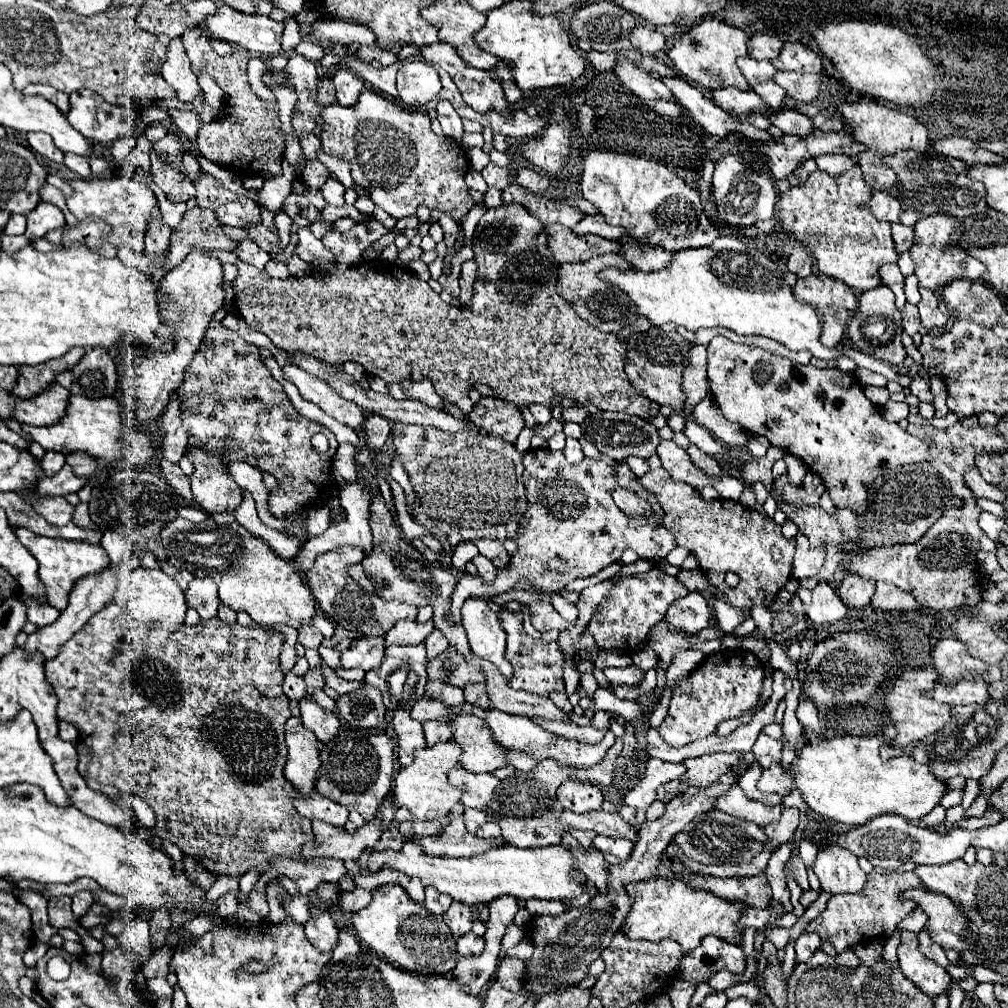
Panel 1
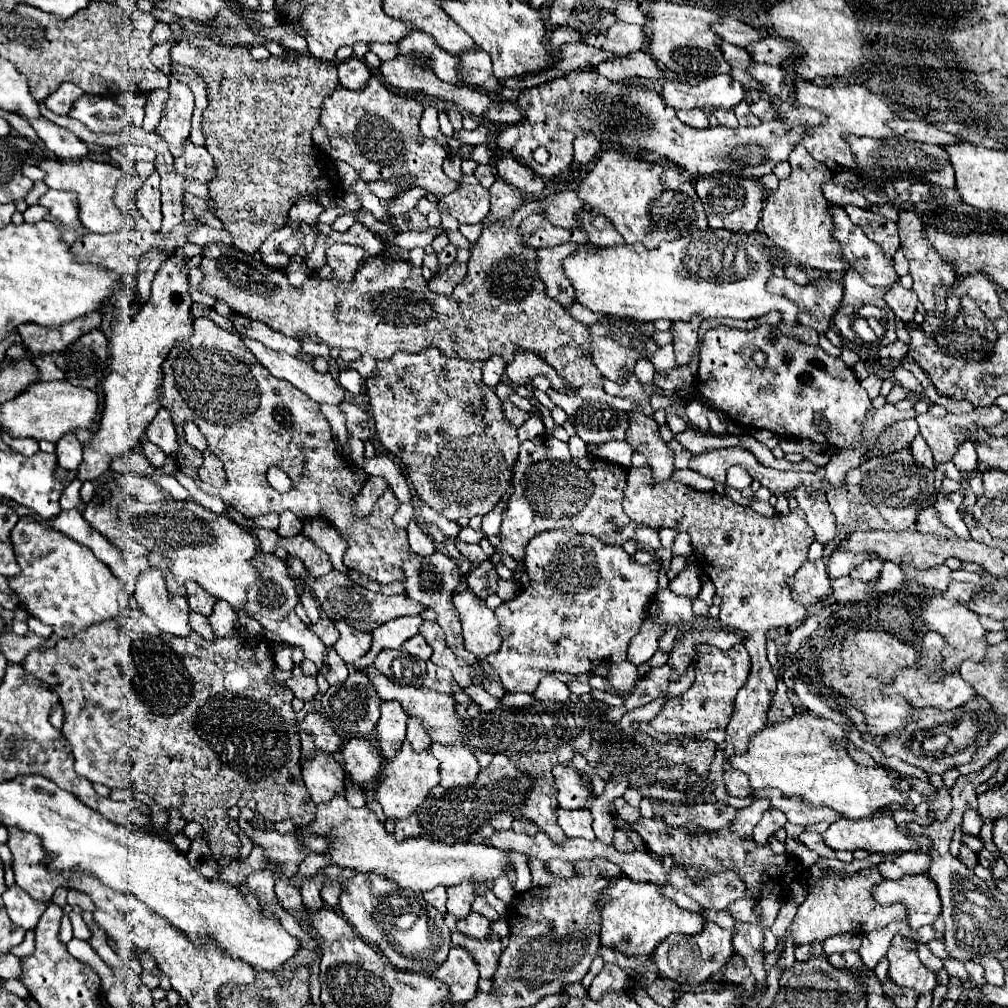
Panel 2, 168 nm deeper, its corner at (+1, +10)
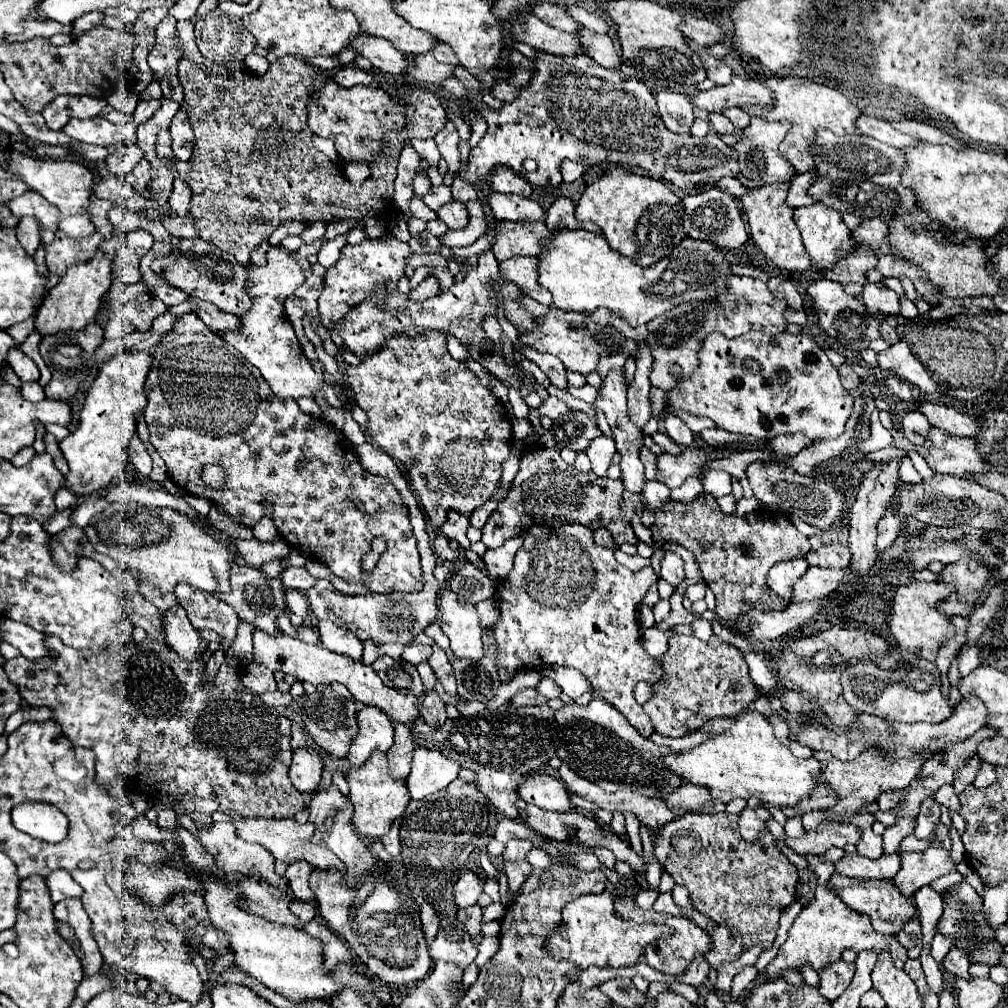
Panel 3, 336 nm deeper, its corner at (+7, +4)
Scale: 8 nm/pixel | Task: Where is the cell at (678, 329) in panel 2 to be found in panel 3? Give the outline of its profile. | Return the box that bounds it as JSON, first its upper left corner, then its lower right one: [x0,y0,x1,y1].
[649,276,789,390]

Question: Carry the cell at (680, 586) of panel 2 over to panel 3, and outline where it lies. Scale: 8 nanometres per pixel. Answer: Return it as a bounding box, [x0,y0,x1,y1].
[661,552,685,588]

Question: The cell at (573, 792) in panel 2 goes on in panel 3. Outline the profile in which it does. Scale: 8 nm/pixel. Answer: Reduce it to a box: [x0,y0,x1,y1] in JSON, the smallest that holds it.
[519,774,571,812]

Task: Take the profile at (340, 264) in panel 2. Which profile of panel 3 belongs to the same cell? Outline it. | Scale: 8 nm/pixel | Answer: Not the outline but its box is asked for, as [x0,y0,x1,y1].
[319,238,411,328]

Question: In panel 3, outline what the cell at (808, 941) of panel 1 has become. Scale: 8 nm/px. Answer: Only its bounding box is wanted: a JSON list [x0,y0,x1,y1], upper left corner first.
[800,963,820,986]

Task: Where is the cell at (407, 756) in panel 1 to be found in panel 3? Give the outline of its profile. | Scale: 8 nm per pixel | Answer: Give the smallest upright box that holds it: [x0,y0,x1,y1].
[347,706,393,766]

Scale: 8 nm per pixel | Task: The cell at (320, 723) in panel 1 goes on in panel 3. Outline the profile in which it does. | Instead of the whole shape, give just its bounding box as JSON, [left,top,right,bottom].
[289,748,323,794]

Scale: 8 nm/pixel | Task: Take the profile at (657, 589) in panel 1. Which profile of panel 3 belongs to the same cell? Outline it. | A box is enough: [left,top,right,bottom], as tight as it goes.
[487,524,661,738]

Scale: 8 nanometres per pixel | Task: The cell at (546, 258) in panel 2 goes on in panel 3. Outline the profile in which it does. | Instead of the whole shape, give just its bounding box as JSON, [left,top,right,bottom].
[501,256,551,304]

